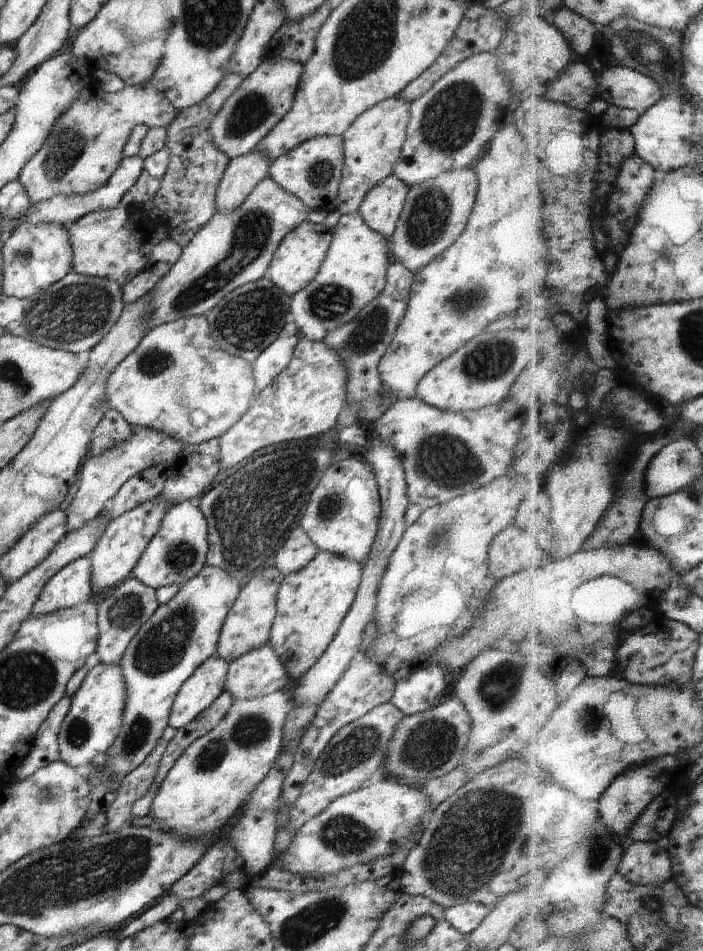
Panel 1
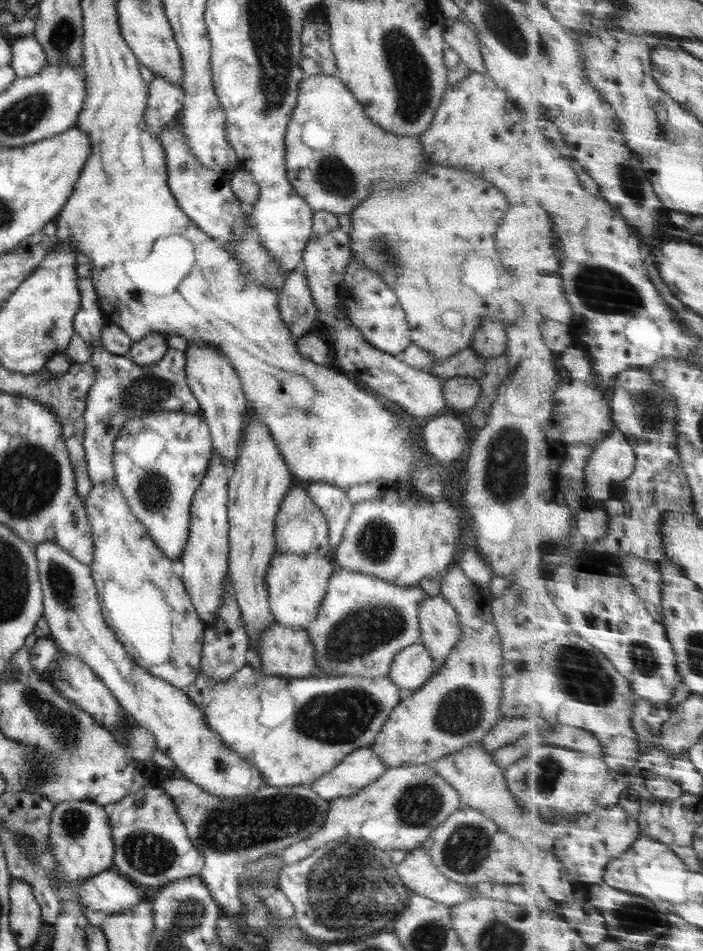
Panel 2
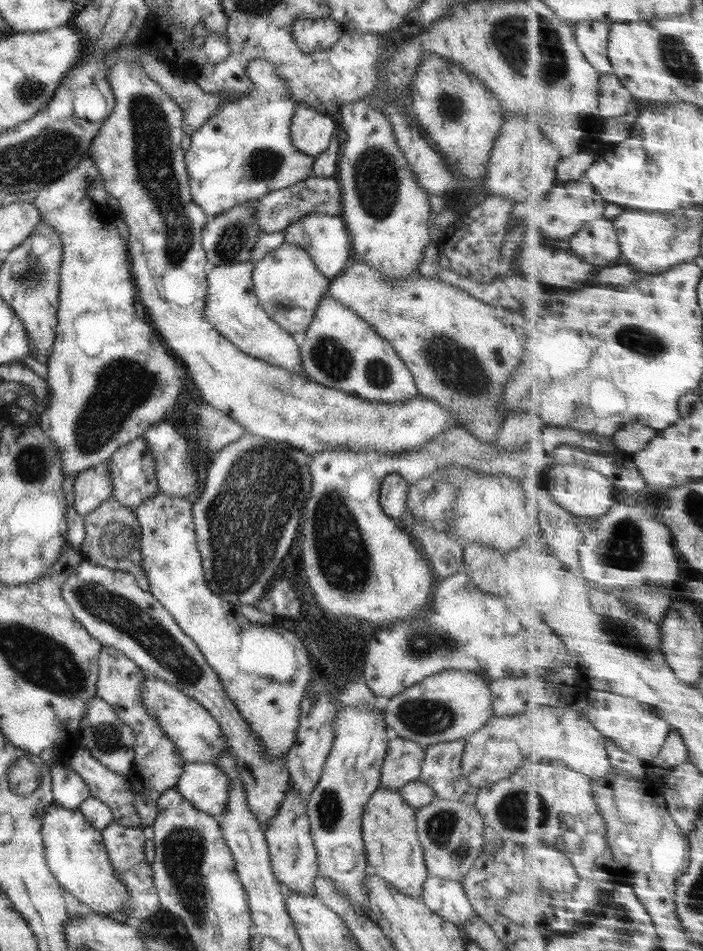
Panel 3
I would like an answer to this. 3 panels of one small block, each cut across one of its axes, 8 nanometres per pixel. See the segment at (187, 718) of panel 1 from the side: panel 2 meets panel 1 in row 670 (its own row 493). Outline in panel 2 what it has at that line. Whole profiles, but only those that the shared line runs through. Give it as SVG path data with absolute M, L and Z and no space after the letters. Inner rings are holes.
M212 452L205 476L189 503L189 526L185 550L177 572L185 592L201 622L212 625L216 610L221 606L222 582L227 580L228 568L228 518L226 515L228 472L217 452Z

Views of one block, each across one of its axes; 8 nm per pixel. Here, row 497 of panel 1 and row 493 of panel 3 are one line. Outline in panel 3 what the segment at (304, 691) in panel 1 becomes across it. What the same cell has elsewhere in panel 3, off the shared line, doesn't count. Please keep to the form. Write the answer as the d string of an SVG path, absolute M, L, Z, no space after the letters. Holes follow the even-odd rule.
M391 472L382 479L378 489L381 510L398 523L405 516L408 486L400 474Z

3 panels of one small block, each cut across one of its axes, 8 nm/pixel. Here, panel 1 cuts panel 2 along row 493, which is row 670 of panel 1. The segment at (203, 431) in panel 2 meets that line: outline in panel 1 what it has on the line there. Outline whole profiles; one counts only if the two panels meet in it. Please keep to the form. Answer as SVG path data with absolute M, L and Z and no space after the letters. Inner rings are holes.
M205 565L196 576L180 586L179 592L167 604L159 605L149 621L145 622L140 630L137 630L134 638L131 638L123 657L117 665L124 683L124 708L121 725L117 737L104 753L102 761L102 772L111 785L121 783L121 780L129 772L135 770L137 766L141 765L141 762L145 761L145 758L156 746L163 730L168 726L168 717L173 700L183 682L189 676L192 676L193 672L207 658L215 655L221 626L239 592L240 587L233 578L217 568Z

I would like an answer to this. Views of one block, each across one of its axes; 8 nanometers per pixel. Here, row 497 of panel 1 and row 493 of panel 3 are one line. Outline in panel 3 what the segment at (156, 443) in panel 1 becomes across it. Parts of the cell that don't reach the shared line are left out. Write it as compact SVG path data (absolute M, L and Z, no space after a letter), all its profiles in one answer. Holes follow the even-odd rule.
M99 462L77 474L73 482L72 507L85 516L89 511L97 508L103 500L112 497L112 483L109 474L109 462Z

